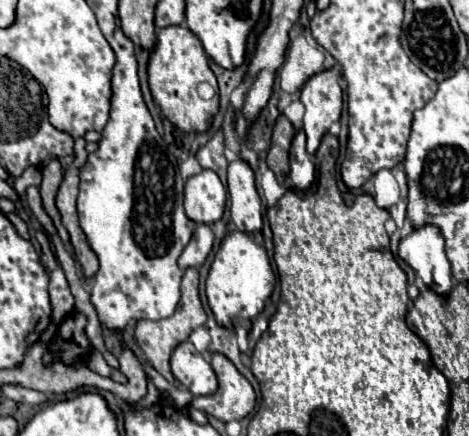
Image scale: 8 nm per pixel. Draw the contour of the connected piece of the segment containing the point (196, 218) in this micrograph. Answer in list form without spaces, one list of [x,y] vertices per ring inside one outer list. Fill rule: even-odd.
[[[213,170],[191,176],[185,184],[185,214],[197,224],[215,224],[225,212],[227,192]]]

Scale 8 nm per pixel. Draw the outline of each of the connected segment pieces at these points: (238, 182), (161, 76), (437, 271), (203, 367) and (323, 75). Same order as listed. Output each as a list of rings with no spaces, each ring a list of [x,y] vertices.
[[[245,160],[229,164],[227,188],[231,198],[231,220],[235,228],[245,228],[245,232],[261,230],[261,198],[255,188],[253,170]]]
[[[185,24],[157,28],[157,46],[149,58],[149,88],[153,100],[161,106],[161,112],[181,130],[181,132],[205,132],[219,108],[219,96],[203,100],[197,94],[197,86],[209,82],[217,90],[217,78],[209,68],[203,44]]]
[[[425,224],[425,228],[411,228],[399,242],[399,256],[421,276],[423,284],[439,294],[449,294],[453,274],[445,256],[445,240],[441,228]]]
[[[185,340],[171,354],[171,372],[177,382],[187,386],[193,396],[207,396],[217,390],[217,378],[211,364]]]
[[[331,66],[313,76],[301,90],[301,102],[305,104],[303,130],[307,134],[307,152],[315,154],[321,136],[341,116],[343,88],[339,84],[341,72]]]

